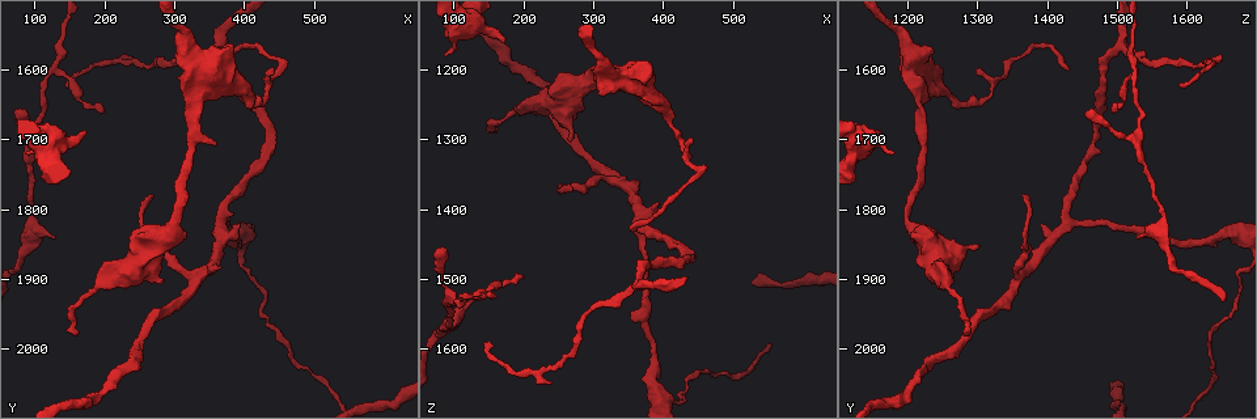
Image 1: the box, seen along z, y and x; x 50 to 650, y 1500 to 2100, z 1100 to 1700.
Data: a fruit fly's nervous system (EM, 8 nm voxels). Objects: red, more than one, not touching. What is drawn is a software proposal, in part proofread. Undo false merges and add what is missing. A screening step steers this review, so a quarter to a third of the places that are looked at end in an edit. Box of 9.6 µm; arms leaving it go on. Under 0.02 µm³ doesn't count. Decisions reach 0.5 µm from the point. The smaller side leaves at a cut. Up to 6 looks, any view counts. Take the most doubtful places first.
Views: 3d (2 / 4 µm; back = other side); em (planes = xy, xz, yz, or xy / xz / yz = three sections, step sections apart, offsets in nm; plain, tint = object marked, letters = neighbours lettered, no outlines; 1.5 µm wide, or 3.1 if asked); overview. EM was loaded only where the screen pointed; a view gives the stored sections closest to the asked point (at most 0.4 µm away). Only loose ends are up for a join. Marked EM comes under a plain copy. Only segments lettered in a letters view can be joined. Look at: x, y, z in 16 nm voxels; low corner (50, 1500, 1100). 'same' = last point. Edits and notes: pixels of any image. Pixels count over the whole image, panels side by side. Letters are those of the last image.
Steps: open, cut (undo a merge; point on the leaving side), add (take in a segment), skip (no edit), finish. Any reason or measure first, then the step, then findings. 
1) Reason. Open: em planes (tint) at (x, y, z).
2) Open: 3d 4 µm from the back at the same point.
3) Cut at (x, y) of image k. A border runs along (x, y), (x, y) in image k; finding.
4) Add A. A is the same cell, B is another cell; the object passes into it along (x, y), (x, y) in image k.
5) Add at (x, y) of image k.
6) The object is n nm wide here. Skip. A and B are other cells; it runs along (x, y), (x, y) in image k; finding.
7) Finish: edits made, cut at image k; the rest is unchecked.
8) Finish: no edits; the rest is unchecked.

Free end. Open: em yz step 4 (letters) at (170, 1690, 1165).

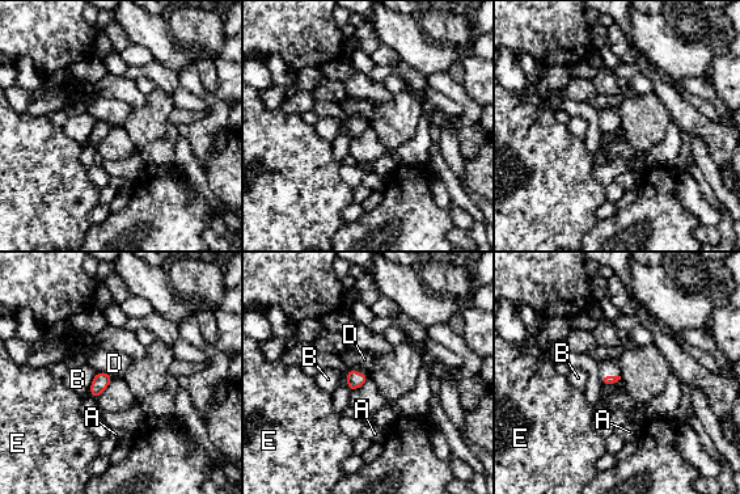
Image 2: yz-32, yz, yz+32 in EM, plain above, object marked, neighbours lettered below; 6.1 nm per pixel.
The longest contact is with E, 130 nm. Skip. A, B, D and E are other cells; a border runs along (97, 371), (105, 371), (114, 378) in image 2; none of them fits.

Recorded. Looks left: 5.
Branch stops here. Open: 3d 4 µm at (395, 1820, 1390).

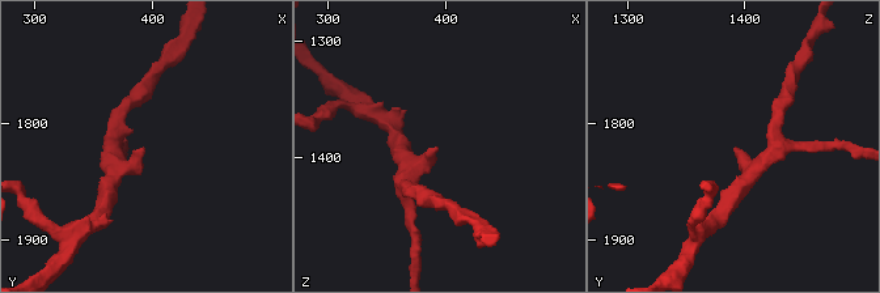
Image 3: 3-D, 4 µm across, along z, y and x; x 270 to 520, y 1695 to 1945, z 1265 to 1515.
Need the tissue. Open: em planes (letters) at (396, 1820, 1394).

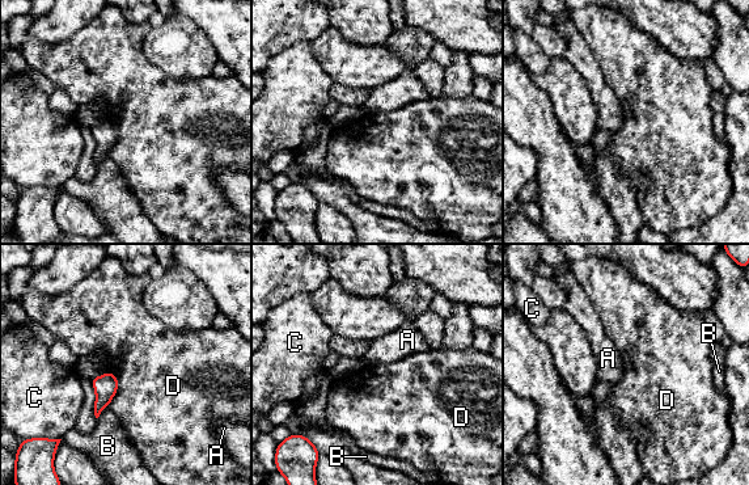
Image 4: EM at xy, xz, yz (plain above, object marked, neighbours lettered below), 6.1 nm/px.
Skip. A, B, C and D are other cells; none of them fits.

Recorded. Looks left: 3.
Stops while still wide. Open: 3d 2 µm at (265, 1850, 1305).

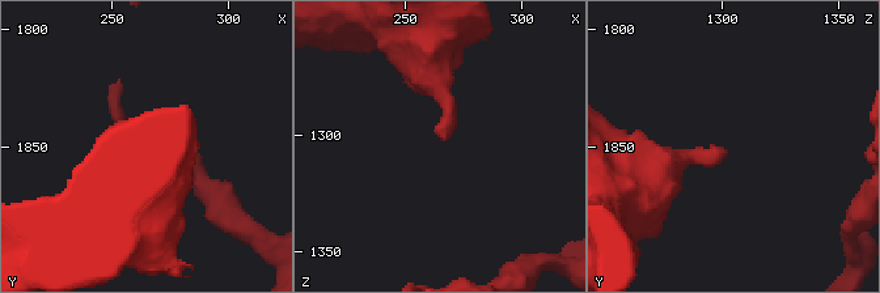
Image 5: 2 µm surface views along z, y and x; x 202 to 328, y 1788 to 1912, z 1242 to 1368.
Shape alone is not enough. Open: em yz step 4 (letters) at (267, 1853, 1302).

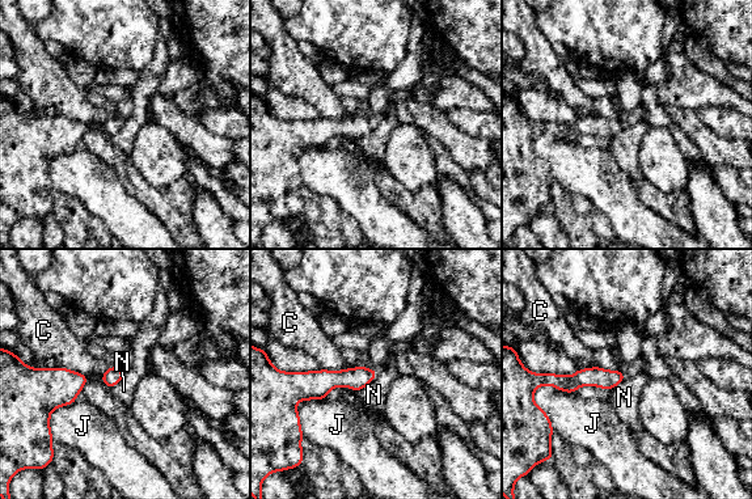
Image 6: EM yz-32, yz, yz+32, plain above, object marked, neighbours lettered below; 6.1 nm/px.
Skip. C, J and N are other cells; none of them fits.

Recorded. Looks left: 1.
Finish: no edits; the rest is unchecked.

